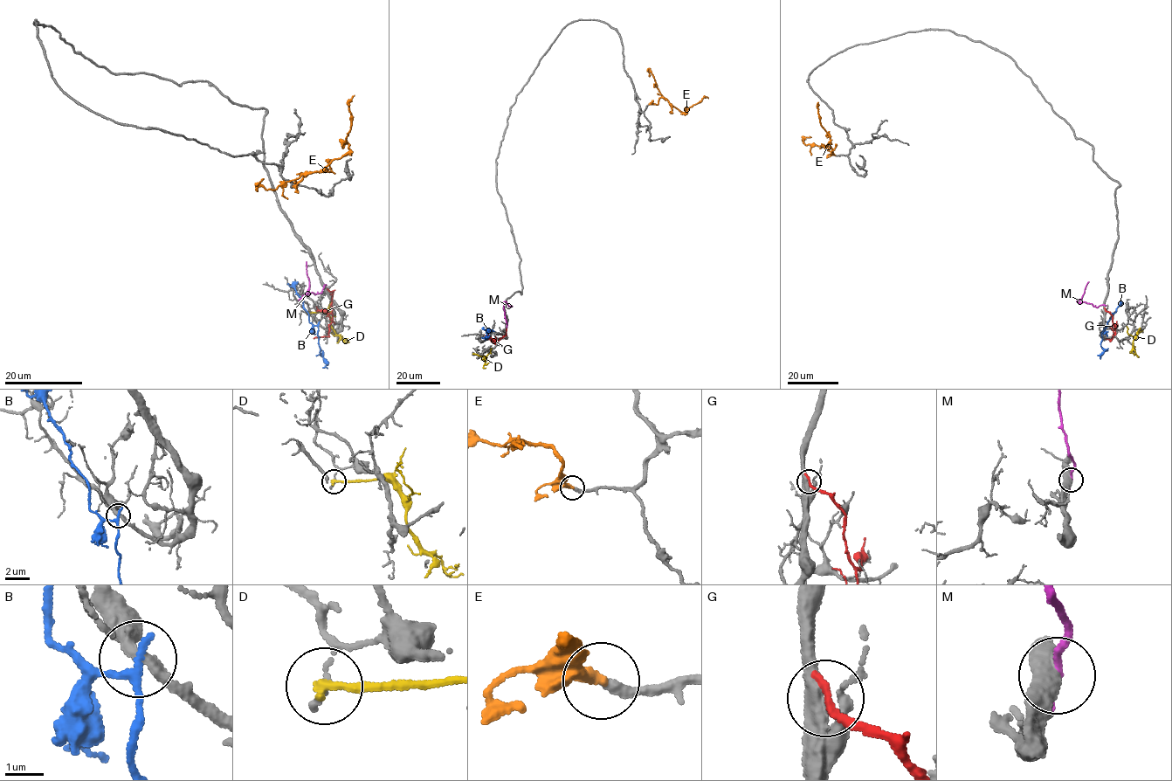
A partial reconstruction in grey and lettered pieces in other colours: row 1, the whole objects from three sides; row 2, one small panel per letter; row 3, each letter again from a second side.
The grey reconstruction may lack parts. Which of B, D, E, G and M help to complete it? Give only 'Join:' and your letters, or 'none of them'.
Join: E

